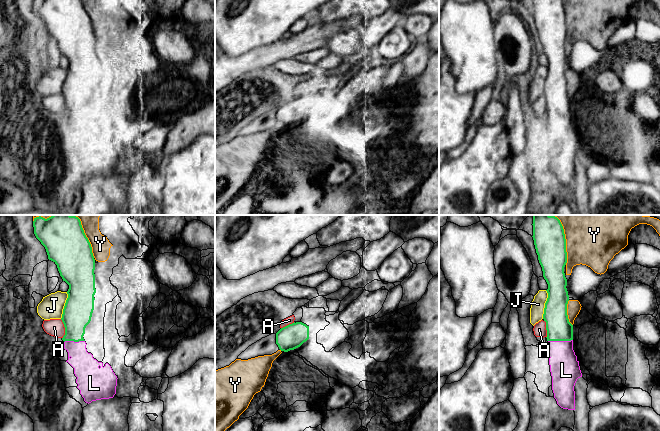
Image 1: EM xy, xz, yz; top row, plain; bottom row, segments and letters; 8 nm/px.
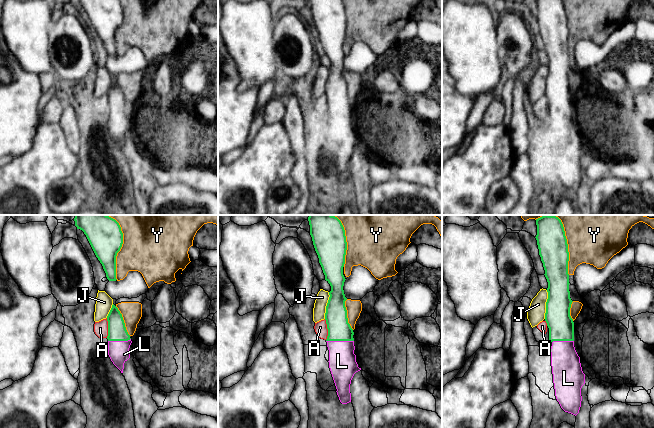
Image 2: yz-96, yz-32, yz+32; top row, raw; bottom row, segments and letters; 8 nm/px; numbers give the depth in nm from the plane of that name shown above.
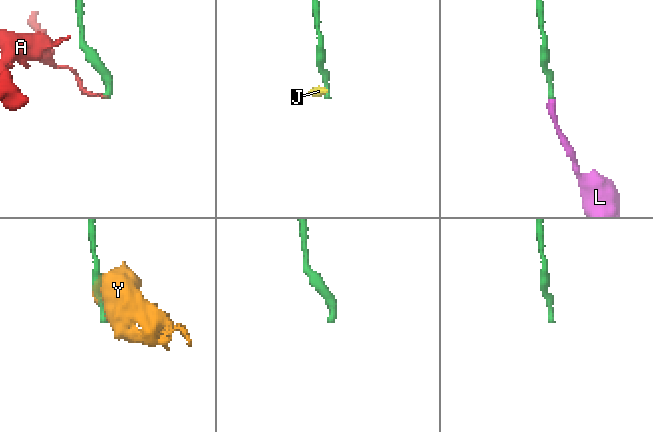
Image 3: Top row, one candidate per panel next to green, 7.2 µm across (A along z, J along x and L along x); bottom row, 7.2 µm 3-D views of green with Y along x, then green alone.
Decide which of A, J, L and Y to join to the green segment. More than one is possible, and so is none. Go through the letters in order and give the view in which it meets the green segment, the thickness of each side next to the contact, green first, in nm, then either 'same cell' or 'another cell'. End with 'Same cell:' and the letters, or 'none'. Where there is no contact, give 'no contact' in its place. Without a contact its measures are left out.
A: meets green in xy; 240 nm thick on the green side, 140 nm on the other; another cell
J: meets green in yz; 200 nm thick on the green side, 110 nm on the other; another cell
L: meets green in yz; 200 nm thick on the green side, 240 nm on the other; same cell
Y: meets green in yz; 260 nm thick on the green side, 480 nm on the other; another cell
Same cell: L

